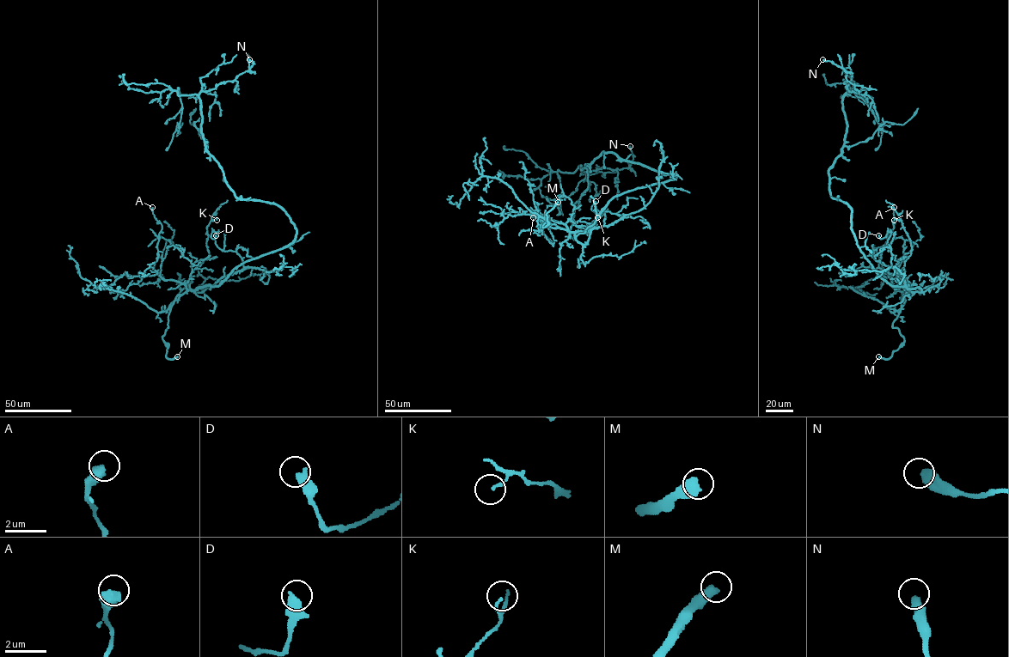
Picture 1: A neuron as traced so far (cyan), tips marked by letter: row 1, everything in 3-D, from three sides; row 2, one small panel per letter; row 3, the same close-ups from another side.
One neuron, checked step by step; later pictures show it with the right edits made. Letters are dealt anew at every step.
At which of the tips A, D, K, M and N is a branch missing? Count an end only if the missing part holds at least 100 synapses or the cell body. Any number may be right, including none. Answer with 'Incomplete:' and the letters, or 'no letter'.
Incomplete: M

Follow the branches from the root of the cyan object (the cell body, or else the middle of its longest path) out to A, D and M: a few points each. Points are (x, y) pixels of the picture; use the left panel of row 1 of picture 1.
A: (288, 246), (241, 263), (218, 286), (187, 290), (182, 283), (162, 279), (154, 269), (162, 225), (152, 207)
D: (288, 246), (241, 263), (213, 287), (243, 267), (235, 252), (217, 247), (213, 230), (210, 237), (216, 235)
M: (288, 246), (241, 263), (218, 286), (198, 286), (177, 295), (162, 337), (168, 345), (166, 356), (177, 356)

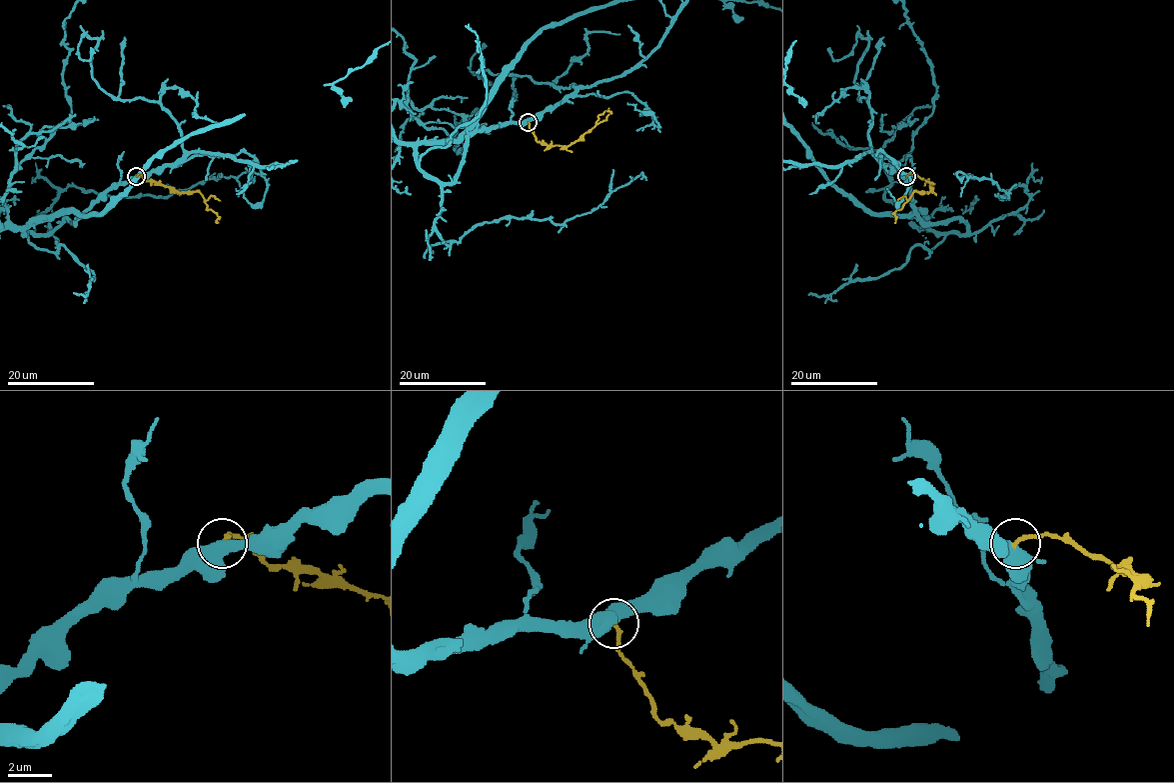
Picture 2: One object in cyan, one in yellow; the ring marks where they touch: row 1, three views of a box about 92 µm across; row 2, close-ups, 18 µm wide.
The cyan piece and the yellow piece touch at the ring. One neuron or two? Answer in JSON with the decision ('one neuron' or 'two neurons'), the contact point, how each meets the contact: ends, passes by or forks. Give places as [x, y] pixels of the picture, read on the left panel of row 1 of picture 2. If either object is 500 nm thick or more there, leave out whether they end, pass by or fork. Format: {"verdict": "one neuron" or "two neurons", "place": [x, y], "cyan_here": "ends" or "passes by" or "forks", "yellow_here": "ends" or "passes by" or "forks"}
{"verdict": "one neuron", "place": [136, 176]}

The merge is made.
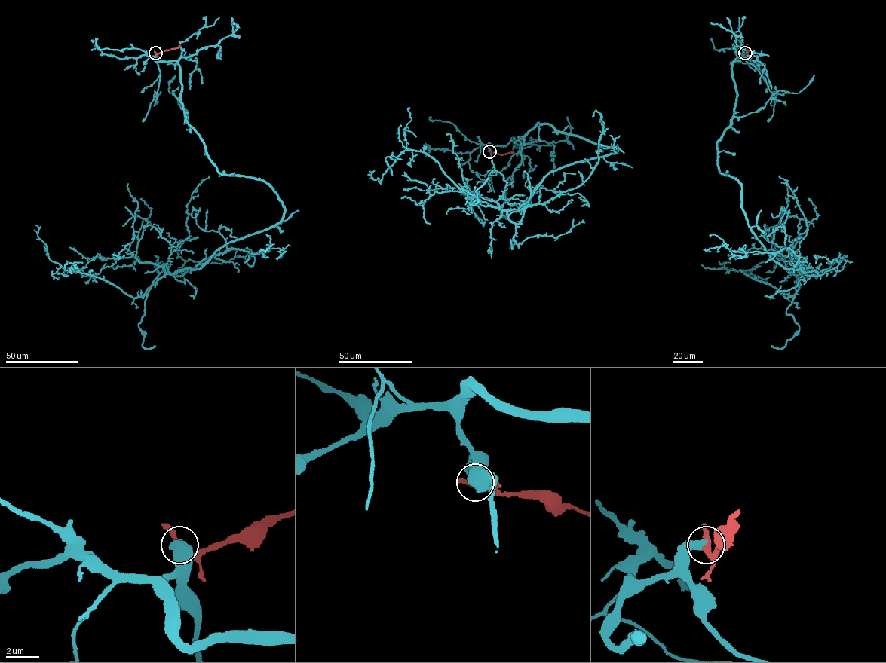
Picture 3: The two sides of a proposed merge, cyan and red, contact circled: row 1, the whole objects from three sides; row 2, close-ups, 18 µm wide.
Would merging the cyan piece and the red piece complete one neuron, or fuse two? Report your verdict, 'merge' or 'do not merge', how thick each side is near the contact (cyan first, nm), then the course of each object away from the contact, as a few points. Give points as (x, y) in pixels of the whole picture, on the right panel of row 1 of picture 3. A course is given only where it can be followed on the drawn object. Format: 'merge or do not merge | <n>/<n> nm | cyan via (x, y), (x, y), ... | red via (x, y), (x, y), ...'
do not merge | 440/320 nm | cyan via (745, 53), (717, 166), (764, 250), (803, 268), (789, 297), (743, 272), (775, 251), (764, 225) | red via (745, 53), (749, 50), (746, 44)

